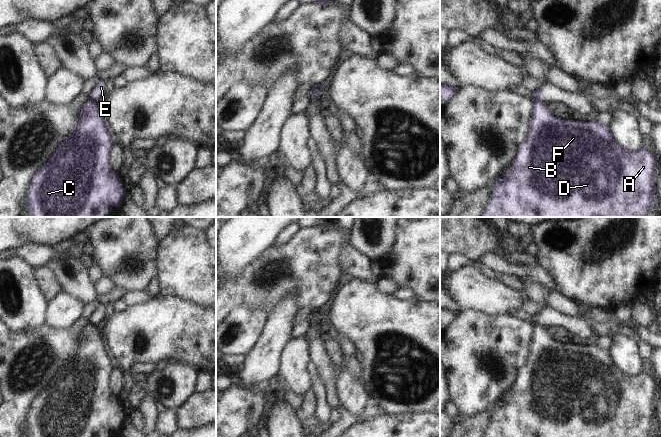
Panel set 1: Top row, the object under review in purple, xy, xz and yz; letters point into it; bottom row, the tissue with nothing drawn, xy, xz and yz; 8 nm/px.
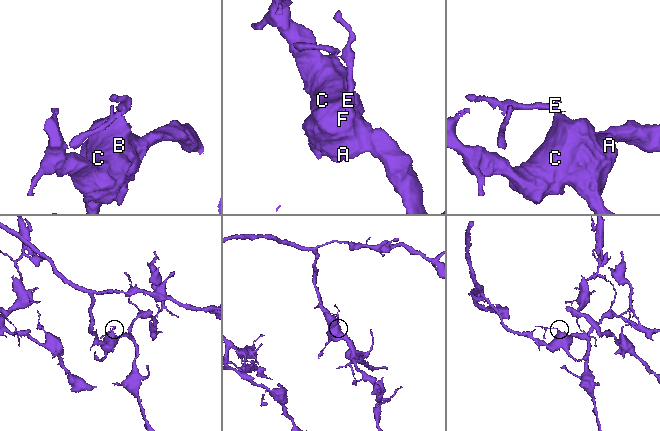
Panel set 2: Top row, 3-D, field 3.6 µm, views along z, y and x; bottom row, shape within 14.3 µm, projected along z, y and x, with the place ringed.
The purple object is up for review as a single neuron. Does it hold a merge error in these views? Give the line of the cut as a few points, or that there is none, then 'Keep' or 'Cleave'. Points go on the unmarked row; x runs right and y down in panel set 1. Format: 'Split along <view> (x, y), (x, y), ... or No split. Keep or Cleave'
Split along yz (534, 324), (541, 326). Cleave

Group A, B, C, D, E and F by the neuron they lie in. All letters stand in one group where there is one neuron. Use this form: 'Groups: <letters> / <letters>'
Groups: A B C D F / E

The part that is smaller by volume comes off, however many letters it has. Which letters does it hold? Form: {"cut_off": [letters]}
{"cut_off": ["E"]}

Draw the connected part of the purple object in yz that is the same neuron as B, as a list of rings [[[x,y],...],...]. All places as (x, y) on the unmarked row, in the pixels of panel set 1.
[[[534,325],[529,357],[522,369],[518,372],[512,393],[494,412],[483,437],[649,437],[655,428],[655,395],[656,381],[644,370],[633,376],[624,374],[616,367],[609,350],[603,350],[598,345],[581,346],[559,343],[550,336],[547,328]]]

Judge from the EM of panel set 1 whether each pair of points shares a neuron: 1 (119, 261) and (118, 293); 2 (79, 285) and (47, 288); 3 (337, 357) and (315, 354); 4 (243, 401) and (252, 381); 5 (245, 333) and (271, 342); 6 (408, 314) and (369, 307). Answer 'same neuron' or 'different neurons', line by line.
1: different neurons
2: different neurons
3: different neurons
4: different neurons
5: different neurons
6: same neuron

